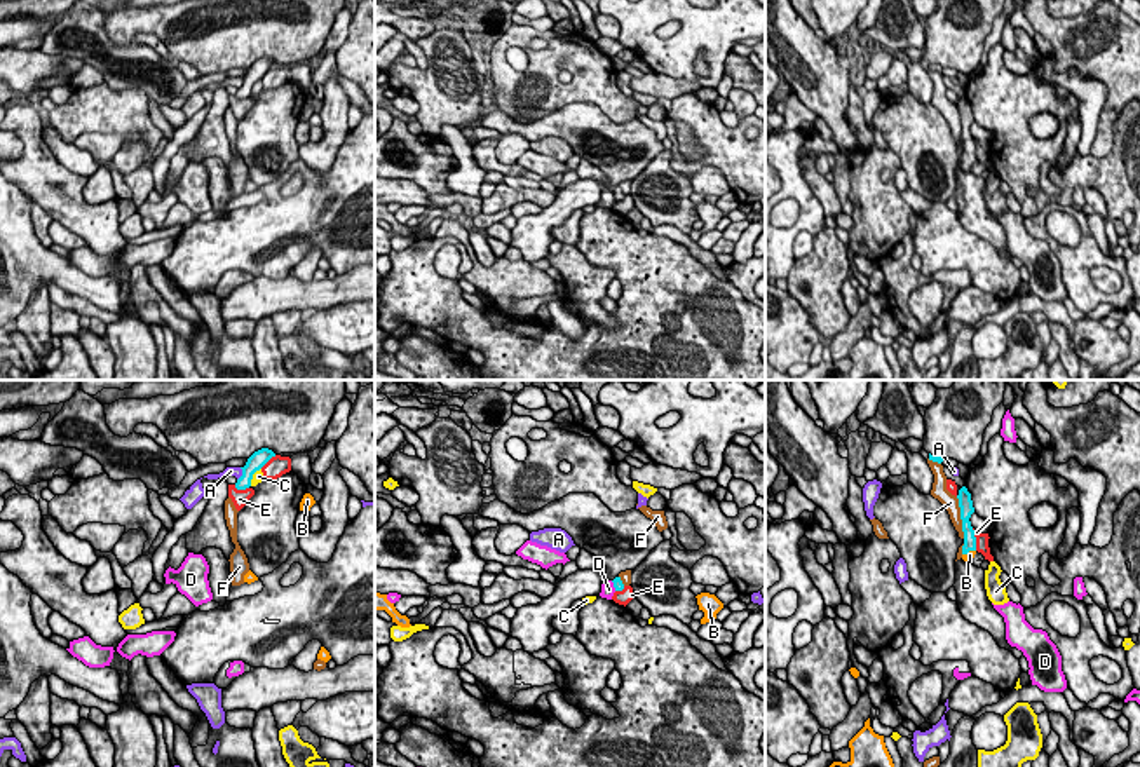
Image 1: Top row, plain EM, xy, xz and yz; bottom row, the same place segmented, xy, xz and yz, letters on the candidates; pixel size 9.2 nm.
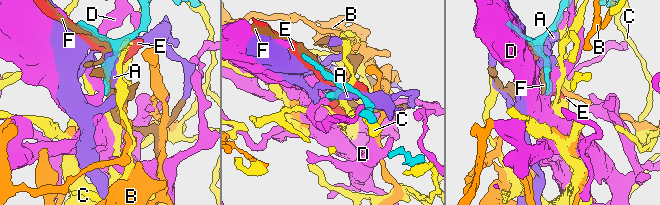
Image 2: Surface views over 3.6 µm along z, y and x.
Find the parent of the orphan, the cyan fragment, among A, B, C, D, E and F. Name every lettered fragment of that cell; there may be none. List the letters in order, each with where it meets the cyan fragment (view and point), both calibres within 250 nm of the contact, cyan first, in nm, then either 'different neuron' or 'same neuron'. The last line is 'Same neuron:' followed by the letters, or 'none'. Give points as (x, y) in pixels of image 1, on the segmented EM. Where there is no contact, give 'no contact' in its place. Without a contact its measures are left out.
A: xy (243, 475) | 160/100 nm | different neuron
B: yz (968, 551) | 130/70 nm | same neuron
C: xy (251, 476) | 160/100 nm | different neuron
D: xz (614, 586) | 90/130 nm | different neuron
E: yz (975, 539) | 130/130 nm | different neuron
F: yz (961, 518) | 130/160 nm | different neuron
Same neuron: B

